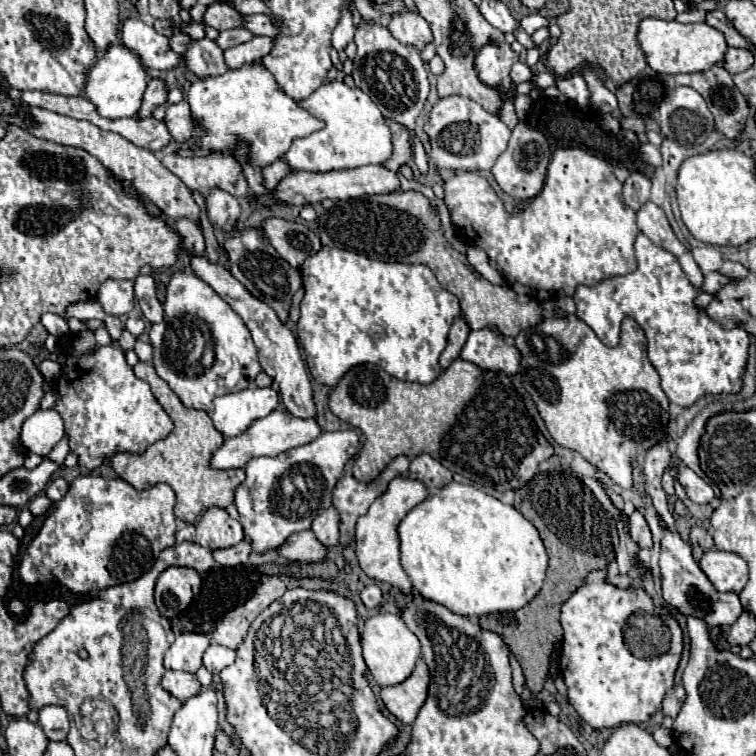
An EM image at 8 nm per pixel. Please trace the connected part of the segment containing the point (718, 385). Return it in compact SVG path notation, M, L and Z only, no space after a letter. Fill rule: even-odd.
M638 234L636 242L638 268L626 276L614 276L598 282L596 286L578 286L574 294L576 316L584 320L596 336L606 344L618 344L620 322L624 316L632 316L648 338L648 358L662 378L662 390L668 400L678 406L692 406L704 394L738 392L750 336L742 328L722 330L712 322L706 312L698 312L694 298L698 290L688 282L678 258L656 246L646 234Z

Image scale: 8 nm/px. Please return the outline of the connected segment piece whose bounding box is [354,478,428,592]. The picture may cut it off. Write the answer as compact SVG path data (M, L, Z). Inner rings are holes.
M396 478L396 480L390 482L388 490L380 498L376 498L372 502L368 512L358 518L356 534L354 534L354 540L356 540L354 552L356 552L360 568L364 570L364 574L368 578L374 578L374 580L380 580L380 582L388 582L388 584L396 586L398 590L412 592L412 582L410 582L410 578L406 576L406 572L404 572L404 568L400 564L400 548L398 548L400 544L398 544L396 528L398 528L400 520L416 504L426 500L426 496L428 496L428 492L426 492L422 482L410 480L410 478Z

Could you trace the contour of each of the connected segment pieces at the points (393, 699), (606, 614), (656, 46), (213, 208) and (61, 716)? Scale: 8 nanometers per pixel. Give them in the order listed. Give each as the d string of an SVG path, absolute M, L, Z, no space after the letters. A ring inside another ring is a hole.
M418 660L414 672L402 682L394 686L386 686L380 692L382 702L404 724L414 724L418 710L422 708L428 692L428 668L424 660Z
M594 570L584 584L562 606L562 652L560 670L568 686L568 702L578 716L592 728L618 728L620 724L642 724L662 704L664 694L674 686L674 672L683 650L683 632L669 611L657 609L652 596L642 588L616 588L606 582L608 570ZM636 610L658 612L668 624L672 639L666 654L654 656L654 660L638 660L624 646L622 626Z
M646 18L640 22L638 32L640 46L646 54L646 60L652 70L658 74L692 74L692 72L704 72L712 68L714 64L722 62L728 50L726 38L716 28L708 26L706 22L700 24L680 24L676 20L652 20Z
M214 188L214 192L208 194L206 198L206 208L210 222L218 226L222 232L232 232L236 226L236 220L240 216L240 202L238 198L230 196L228 192L222 192L220 188Z
M46 706L40 710L38 724L50 740L66 740L68 712L62 706Z

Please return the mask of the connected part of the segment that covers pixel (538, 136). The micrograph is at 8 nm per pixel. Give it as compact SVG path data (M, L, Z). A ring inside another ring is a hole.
M520 122L512 130L512 138L508 142L508 148L496 160L496 164L492 168L492 174L494 174L496 182L498 182L498 186L506 194L510 194L510 196L514 196L518 200L534 198L544 186L544 176L546 176L546 168L548 168L550 156L552 156L552 150L550 150L550 144L548 144L546 136L542 132L538 132L536 128L530 128L530 126Z

